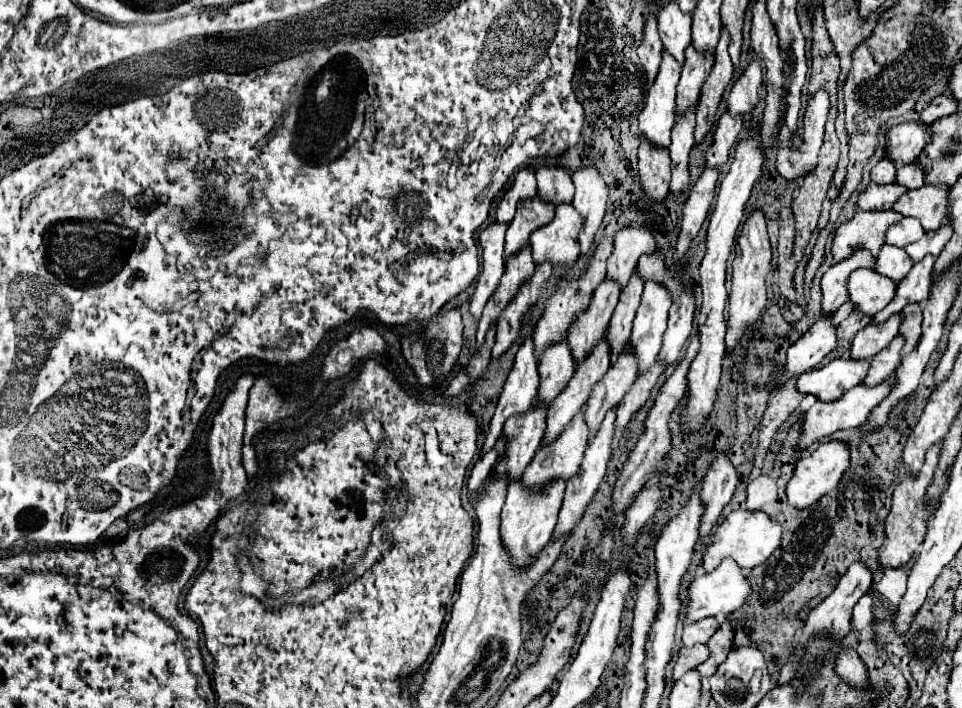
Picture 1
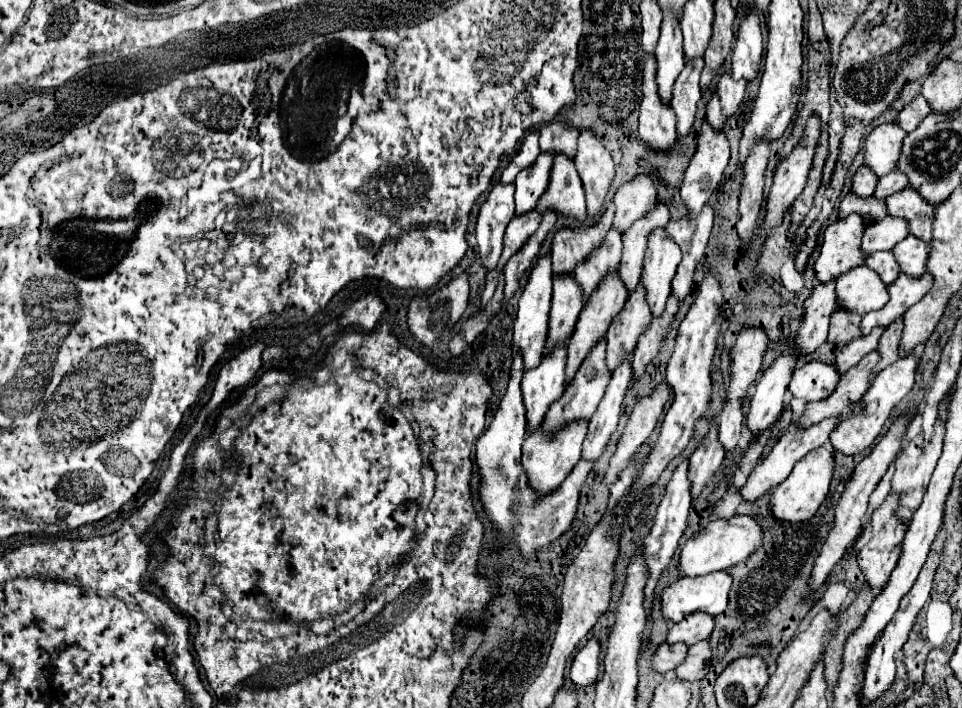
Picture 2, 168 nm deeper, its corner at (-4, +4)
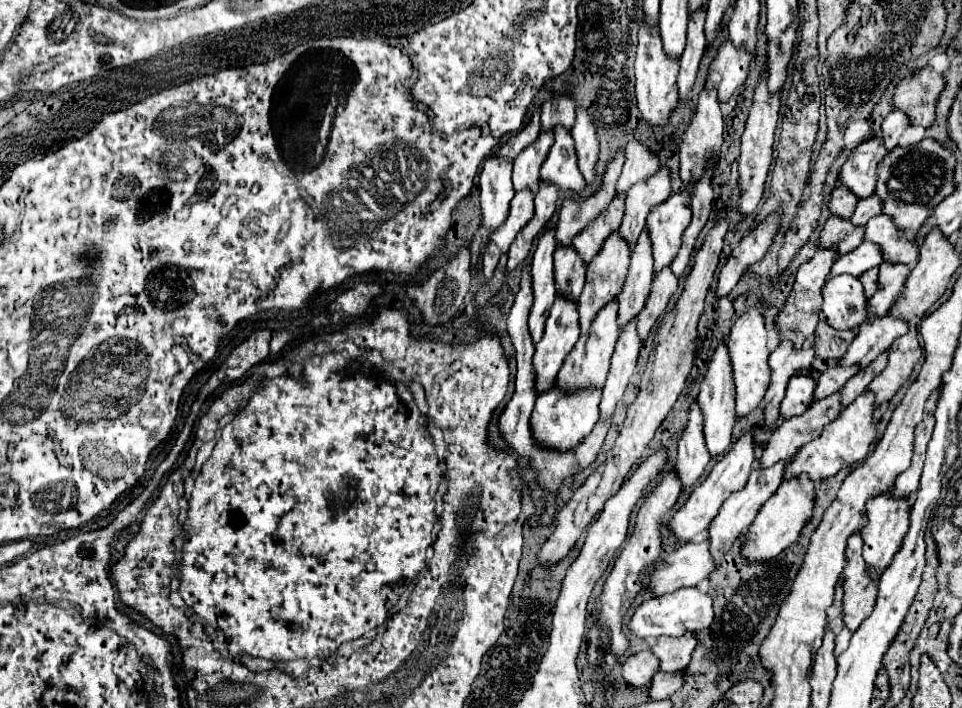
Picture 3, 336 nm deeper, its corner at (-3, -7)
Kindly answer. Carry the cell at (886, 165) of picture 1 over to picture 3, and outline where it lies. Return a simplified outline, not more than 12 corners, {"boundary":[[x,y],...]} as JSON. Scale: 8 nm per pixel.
{"boundary":[[835,187],[829,199],[833,215],[851,217],[859,197]]}

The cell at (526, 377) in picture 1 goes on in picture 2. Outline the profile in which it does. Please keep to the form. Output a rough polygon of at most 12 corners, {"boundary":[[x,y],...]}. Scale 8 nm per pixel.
{"boundary":[[550,254],[538,258],[518,302],[514,352],[540,362],[552,298]]}

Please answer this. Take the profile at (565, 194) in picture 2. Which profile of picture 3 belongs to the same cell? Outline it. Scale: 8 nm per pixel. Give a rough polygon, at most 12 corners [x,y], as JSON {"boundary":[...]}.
{"boundary":[[555,127],[555,143],[541,179],[581,197],[585,179],[577,169],[571,133]]}

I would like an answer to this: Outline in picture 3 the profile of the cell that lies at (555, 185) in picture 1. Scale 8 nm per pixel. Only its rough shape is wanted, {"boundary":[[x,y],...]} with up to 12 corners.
{"boundary":[[559,97],[541,107],[541,131],[571,131],[575,101]]}

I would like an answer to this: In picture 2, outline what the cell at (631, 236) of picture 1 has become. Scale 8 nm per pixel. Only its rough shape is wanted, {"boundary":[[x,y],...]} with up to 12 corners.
{"boundary":[[636,174],[614,196],[614,224],[624,232],[656,202],[648,174]]}

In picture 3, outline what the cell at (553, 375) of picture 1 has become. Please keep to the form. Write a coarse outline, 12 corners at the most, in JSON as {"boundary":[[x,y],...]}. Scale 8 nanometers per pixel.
{"boundary":[[573,247],[555,249],[557,295],[579,301],[585,263]]}

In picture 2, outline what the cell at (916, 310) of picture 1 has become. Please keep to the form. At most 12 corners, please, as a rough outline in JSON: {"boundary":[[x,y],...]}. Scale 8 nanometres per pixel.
{"boundary":[[902,318],[880,336],[874,374],[894,364],[898,356]]}

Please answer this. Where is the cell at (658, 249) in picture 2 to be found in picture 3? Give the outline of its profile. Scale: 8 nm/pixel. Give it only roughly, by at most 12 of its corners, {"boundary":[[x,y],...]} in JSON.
{"boundary":[[691,189],[647,217],[655,275],[679,253],[691,221]]}

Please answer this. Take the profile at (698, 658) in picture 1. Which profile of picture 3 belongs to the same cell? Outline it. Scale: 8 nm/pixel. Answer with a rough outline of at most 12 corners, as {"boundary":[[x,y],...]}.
{"boundary":[[651,649],[623,663],[623,677],[635,687],[647,687],[659,659]]}

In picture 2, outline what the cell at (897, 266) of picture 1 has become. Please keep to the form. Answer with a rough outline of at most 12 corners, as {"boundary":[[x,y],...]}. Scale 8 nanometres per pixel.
{"boundary":[[874,252],[866,266],[884,284],[898,278],[896,260],[890,252]]}

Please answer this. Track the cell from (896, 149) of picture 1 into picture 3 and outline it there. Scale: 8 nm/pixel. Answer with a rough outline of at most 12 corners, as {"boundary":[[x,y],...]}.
{"boundary":[[883,139],[853,149],[839,183],[859,197],[875,193],[877,167],[887,155]]}

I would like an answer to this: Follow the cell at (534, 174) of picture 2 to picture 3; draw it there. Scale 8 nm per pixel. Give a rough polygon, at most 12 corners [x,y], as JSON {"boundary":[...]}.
{"boundary":[[541,133],[513,165],[513,187],[539,191],[553,133]]}

